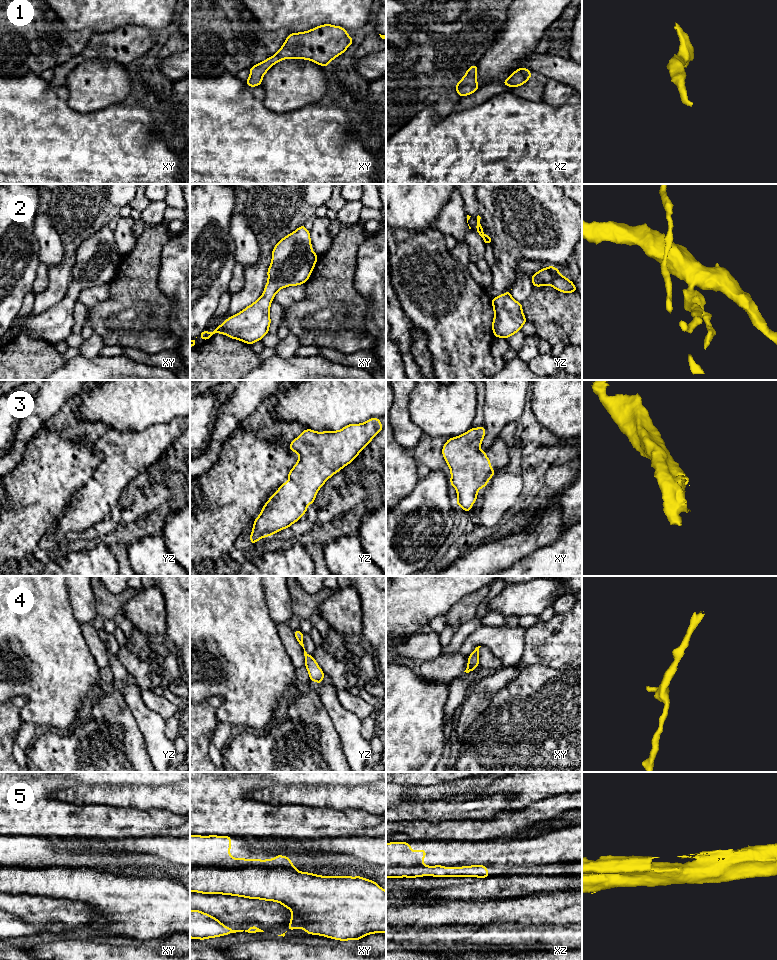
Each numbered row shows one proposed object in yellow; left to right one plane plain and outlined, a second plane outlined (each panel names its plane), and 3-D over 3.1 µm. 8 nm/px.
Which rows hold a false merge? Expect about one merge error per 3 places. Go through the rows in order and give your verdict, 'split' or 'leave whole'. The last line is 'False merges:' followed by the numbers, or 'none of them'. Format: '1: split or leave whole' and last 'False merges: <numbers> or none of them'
1: leave whole
2: leave whole
3: leave whole
4: leave whole
5: split
False merges: 5

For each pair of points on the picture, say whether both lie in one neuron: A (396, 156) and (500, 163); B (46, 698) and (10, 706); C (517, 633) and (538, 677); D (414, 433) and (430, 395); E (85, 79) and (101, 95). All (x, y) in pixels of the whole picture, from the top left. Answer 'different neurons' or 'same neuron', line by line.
A: same neuron
B: different neurons
C: different neurons
D: different neurons
E: same neuron

